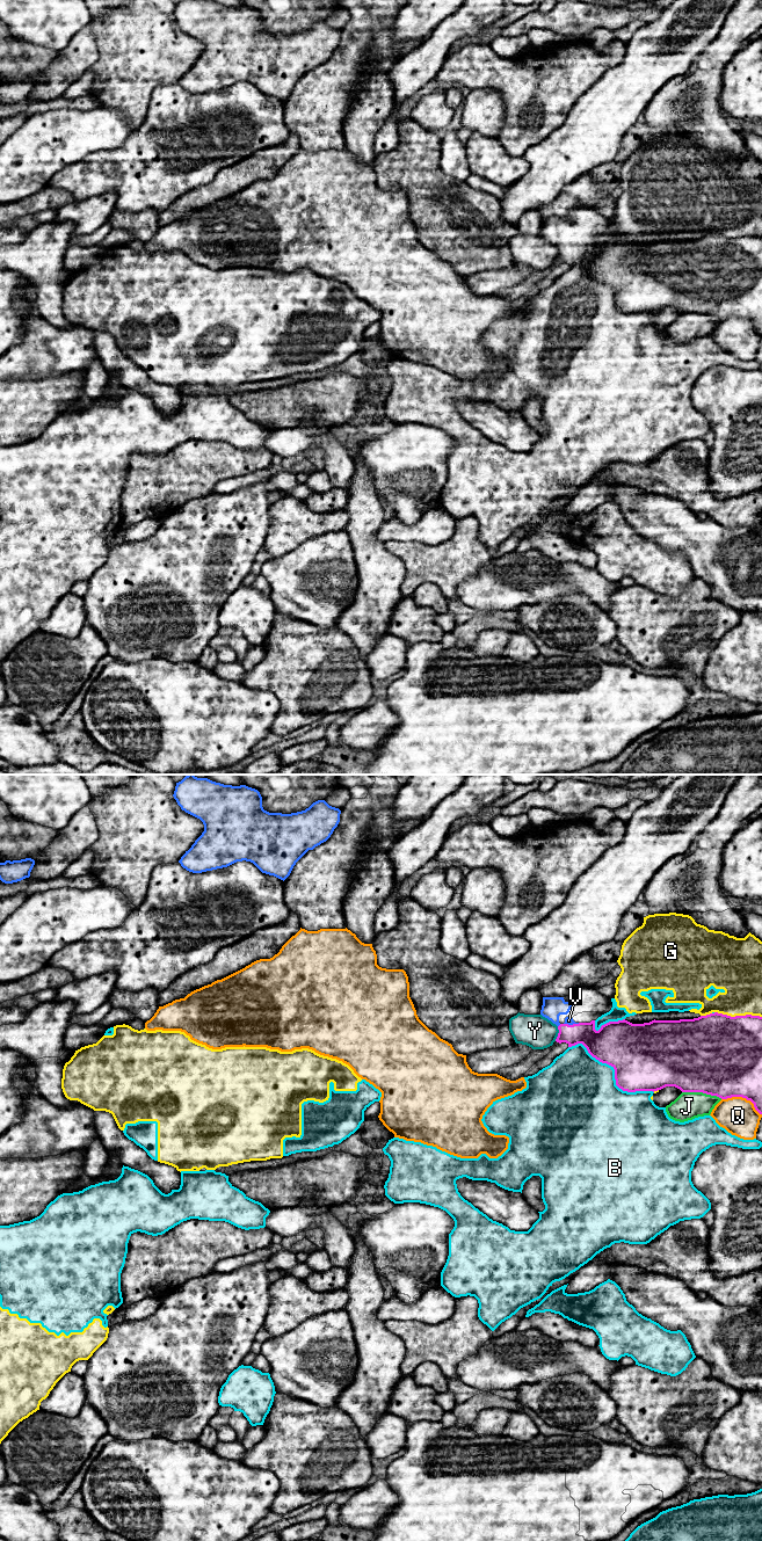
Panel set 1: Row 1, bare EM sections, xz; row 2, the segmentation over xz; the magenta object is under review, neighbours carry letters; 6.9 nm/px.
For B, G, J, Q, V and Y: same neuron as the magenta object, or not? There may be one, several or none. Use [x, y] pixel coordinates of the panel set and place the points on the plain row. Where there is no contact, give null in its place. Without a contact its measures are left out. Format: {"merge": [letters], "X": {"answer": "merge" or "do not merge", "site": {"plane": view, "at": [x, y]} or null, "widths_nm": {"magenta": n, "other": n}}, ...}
{"merge": ["V"], "B": {"answer": "do not merge", "site": {"plane": "xz", "at": [615, 293]}, "widths_nm": {"magenta": 460, "other": 460}}, "G": {"answer": "do not merge", "site": {"plane": "xz", "at": [738, 237]}, "widths_nm": {"magenta": 480, "other": 280}}, "J": {"answer": "do not merge", "site": {"plane": "xz", "at": [702, 312]}, "widths_nm": {"magenta": 500, "other": 190}}, "Q": {"answer": "do not merge", "site": {"plane": "xz", "at": [742, 318]}, "widths_nm": {"magenta": 460, "other": 260}}, "V": {"answer": "merge", "site": {"plane": "xz", "at": [571, 246]}, "widths_nm": {"magenta": 200, "other": 50}}, "Y": {"answer": "do not merge", "site": {"plane": "xz", "at": [558, 254]}, "widths_nm": {"magenta": 150, "other": 220}}}

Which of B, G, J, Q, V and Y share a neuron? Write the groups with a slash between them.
B G / J / Q / V / Y

